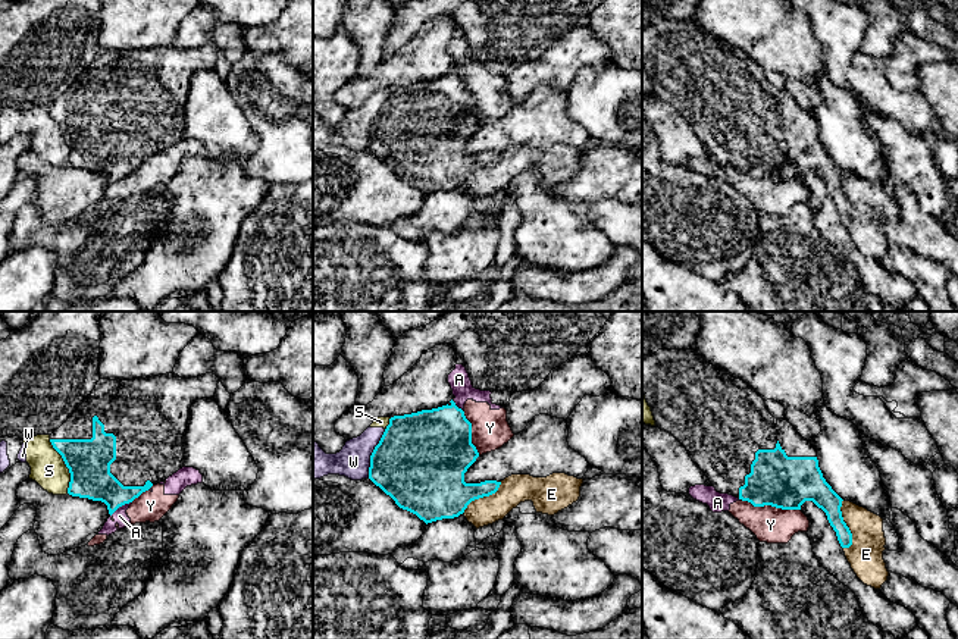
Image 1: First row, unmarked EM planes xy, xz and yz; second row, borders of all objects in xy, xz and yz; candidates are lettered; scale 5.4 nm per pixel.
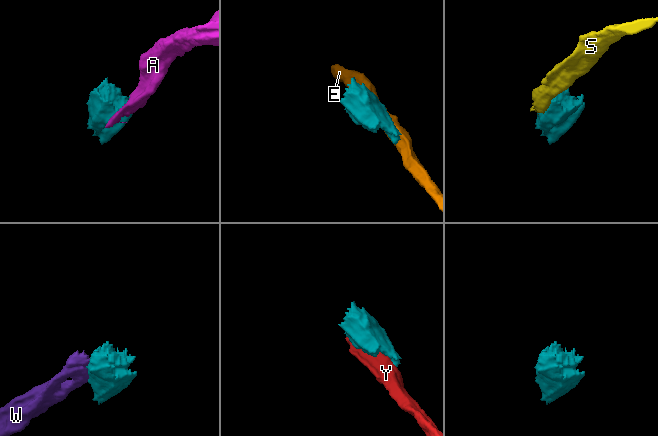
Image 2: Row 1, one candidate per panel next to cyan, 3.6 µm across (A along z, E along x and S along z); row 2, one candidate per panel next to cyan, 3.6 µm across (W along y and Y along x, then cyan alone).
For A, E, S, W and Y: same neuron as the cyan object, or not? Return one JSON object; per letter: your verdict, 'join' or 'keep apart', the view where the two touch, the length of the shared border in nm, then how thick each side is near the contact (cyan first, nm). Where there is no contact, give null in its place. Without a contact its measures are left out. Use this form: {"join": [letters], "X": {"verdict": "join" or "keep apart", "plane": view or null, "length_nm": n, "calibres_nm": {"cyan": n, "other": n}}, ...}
{"join": [], "A": {"verdict": "keep apart", "plane": "xy", "length_nm": 150, "calibres_nm": {"cyan": 220, "other": 80}}, "E": {"verdict": "keep apart", "plane": "yz", "length_nm": 280, "calibres_nm": {"cyan": 140, "other": 190}}, "S": {"verdict": "keep apart", "plane": "xy", "length_nm": 320, "calibres_nm": {"cyan": 240, "other": 190}}, "W": {"verdict": "keep apart", "plane": "xz", "length_nm": 280, "calibres_nm": {"cyan": 460, "other": 190}}, "Y": {"verdict": "keep apart", "plane": "yz", "length_nm": 340, "calibres_nm": {"cyan": 280, "other": 200}}}

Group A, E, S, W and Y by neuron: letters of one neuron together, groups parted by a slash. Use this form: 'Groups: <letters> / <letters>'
Groups: A Y / E / S W

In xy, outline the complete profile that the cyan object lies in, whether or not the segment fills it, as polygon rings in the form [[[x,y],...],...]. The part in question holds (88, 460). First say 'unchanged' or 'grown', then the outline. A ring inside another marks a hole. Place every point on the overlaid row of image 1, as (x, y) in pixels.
grown; [[[173,372],[122,382],[100,379],[88,398],[50,435],[71,473],[68,494],[101,501],[112,516],[153,485],[165,482],[184,467],[182,436],[191,405],[201,398],[215,398],[217,383],[213,373],[190,379]]]

